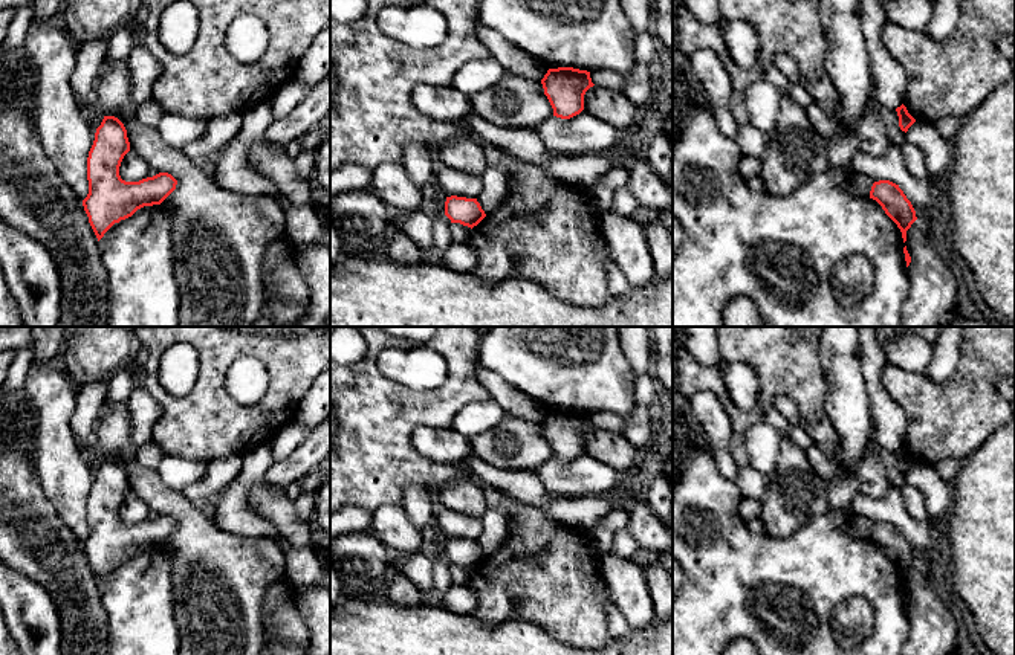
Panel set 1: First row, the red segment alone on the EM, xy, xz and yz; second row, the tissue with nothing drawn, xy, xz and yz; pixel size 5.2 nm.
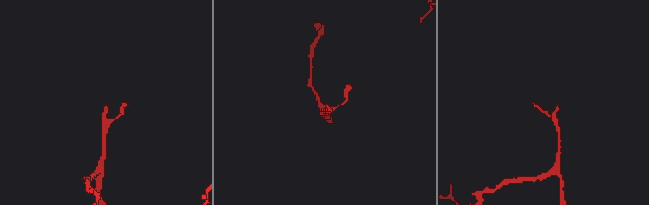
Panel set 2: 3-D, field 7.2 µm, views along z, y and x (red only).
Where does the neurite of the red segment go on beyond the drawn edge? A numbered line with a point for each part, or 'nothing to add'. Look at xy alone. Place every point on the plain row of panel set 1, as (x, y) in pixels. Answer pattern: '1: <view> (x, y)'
nothing to add

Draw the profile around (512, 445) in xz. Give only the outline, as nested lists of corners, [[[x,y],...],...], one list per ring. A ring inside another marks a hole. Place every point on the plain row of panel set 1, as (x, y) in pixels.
[[[512,415],[471,437],[469,444],[474,457],[504,470],[532,470],[553,457],[541,423]]]

